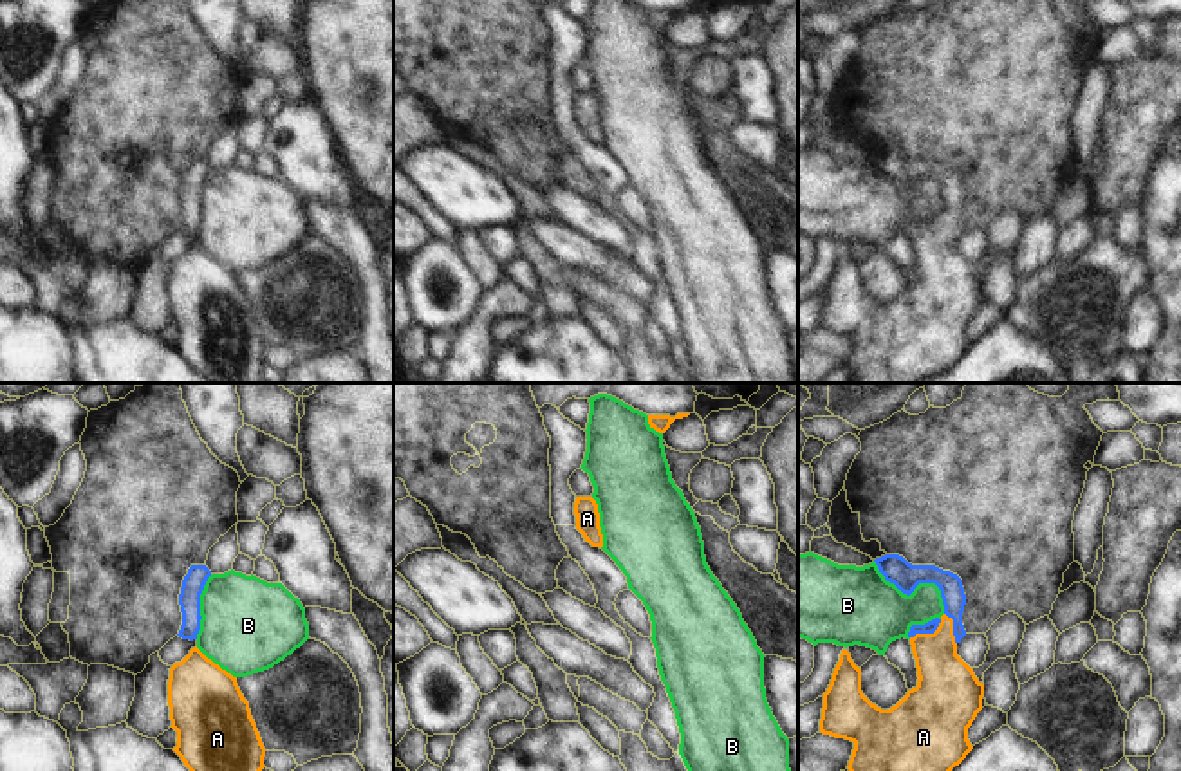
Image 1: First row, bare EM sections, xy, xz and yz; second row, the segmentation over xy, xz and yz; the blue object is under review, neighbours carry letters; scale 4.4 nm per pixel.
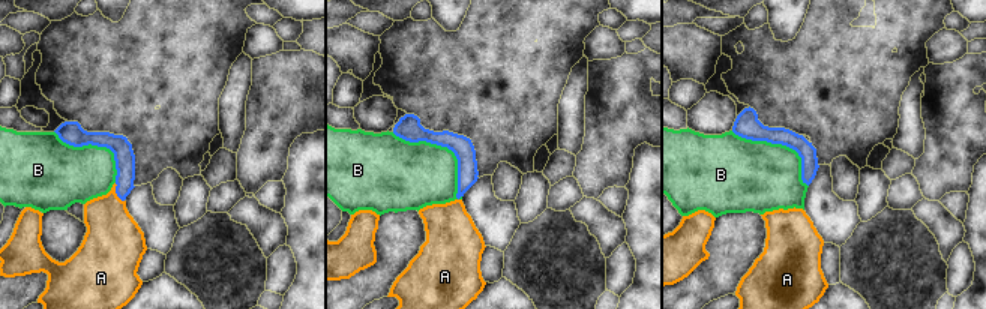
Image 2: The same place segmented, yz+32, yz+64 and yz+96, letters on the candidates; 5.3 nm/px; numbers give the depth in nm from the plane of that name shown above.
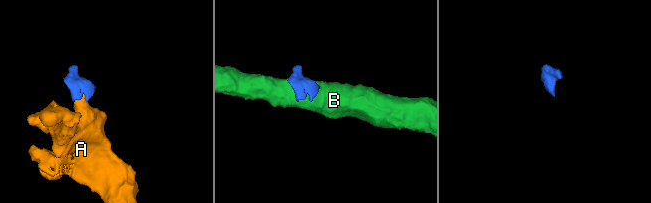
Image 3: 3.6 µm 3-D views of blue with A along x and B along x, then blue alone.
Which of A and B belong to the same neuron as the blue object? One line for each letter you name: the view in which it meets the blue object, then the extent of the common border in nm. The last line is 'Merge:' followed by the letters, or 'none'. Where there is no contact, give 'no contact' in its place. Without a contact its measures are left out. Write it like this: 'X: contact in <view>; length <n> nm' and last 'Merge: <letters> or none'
A: contact in yz; length 170 nm
Merge: A

